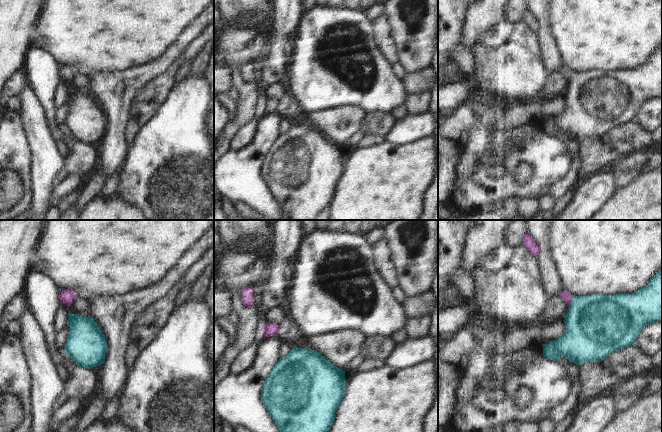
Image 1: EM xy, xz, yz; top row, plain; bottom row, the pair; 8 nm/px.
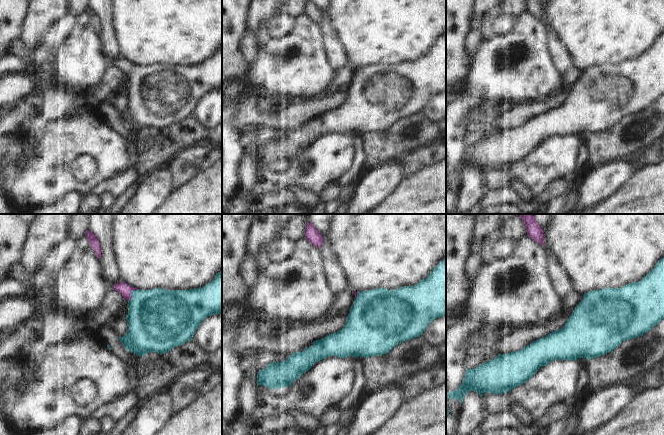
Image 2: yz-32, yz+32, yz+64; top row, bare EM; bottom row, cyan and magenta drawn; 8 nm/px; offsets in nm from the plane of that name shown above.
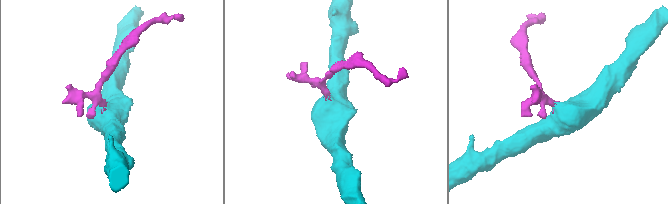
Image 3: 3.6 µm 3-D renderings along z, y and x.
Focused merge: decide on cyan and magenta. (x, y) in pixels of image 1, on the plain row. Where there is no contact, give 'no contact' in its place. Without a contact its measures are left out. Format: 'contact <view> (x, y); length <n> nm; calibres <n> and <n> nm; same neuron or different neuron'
contact yz (569, 81); length 150 nm; calibres 460 and 70 nm; same neuron

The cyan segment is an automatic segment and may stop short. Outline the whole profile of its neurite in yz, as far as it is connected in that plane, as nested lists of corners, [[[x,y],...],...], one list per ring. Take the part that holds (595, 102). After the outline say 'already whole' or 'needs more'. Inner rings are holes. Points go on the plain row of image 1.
[[[662,46],[645,64],[632,70],[572,72],[563,66],[559,72],[568,82],[565,108],[561,114],[542,120],[543,132],[553,137],[566,134],[578,141],[601,138],[614,127],[634,120],[646,101],[662,96]]] | needs more

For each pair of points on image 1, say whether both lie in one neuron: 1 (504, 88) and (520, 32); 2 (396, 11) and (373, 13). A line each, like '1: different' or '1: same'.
1: same
2: different

